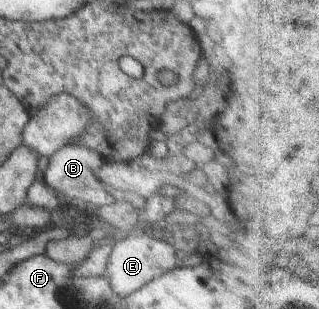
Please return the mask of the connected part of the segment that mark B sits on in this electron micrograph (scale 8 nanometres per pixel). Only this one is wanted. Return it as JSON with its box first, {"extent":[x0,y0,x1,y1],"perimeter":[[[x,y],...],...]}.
{"extent":[40,144,105,205],"perimeter":[[[71,144],[62,147],[51,156],[49,167],[40,175],[40,178],[51,190],[54,190],[59,196],[67,198],[69,202],[93,205],[95,193],[97,193],[97,197],[105,195],[94,174],[95,167],[101,163],[101,155],[97,151]]]}

